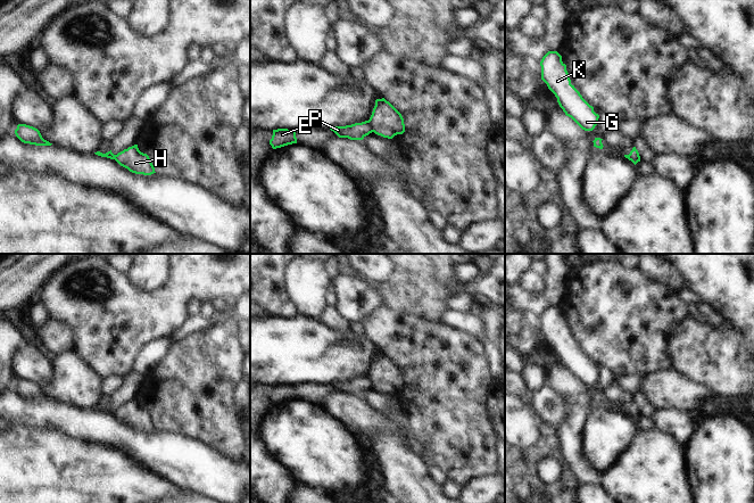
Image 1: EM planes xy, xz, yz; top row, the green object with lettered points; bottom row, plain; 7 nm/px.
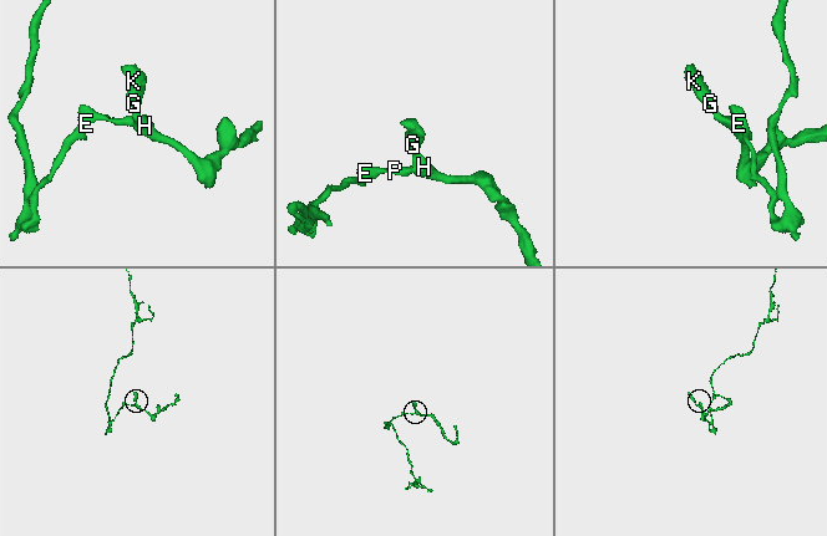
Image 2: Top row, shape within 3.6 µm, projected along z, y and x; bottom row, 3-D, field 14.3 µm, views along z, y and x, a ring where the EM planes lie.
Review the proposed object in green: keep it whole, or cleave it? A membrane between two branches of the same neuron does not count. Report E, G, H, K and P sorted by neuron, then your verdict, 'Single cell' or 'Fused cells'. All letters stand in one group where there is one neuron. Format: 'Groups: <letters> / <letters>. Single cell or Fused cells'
Groups: E P / G H K. Fused cells.

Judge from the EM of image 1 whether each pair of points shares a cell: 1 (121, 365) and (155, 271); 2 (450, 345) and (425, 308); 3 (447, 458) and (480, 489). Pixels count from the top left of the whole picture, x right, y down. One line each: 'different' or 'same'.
1: different
2: different
3: different

